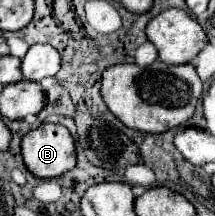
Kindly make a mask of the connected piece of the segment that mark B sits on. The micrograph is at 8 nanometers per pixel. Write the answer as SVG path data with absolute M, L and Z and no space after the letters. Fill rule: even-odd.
M44 123L22 137L22 157L34 177L60 177L76 165L76 149L64 125Z

